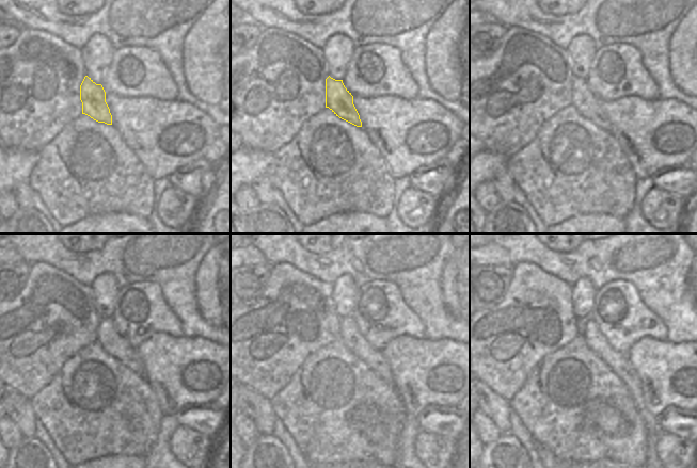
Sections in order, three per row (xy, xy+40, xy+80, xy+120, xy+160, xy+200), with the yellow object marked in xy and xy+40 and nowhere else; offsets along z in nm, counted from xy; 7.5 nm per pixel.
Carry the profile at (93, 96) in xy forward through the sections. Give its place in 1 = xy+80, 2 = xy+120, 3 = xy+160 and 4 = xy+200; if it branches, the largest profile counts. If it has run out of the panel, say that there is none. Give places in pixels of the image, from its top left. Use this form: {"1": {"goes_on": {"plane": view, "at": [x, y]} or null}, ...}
{"1": {"goes_on": {"plane": "xy+80", "at": [587, 103]}}, "2": {"goes_on": {"plane": "xy+120", "at": [108, 337]}}, "3": {"goes_on": {"plane": "xy+160", "at": [350, 336]}}, "4": {"goes_on": {"plane": "xy+200", "at": [596, 341]}}}

